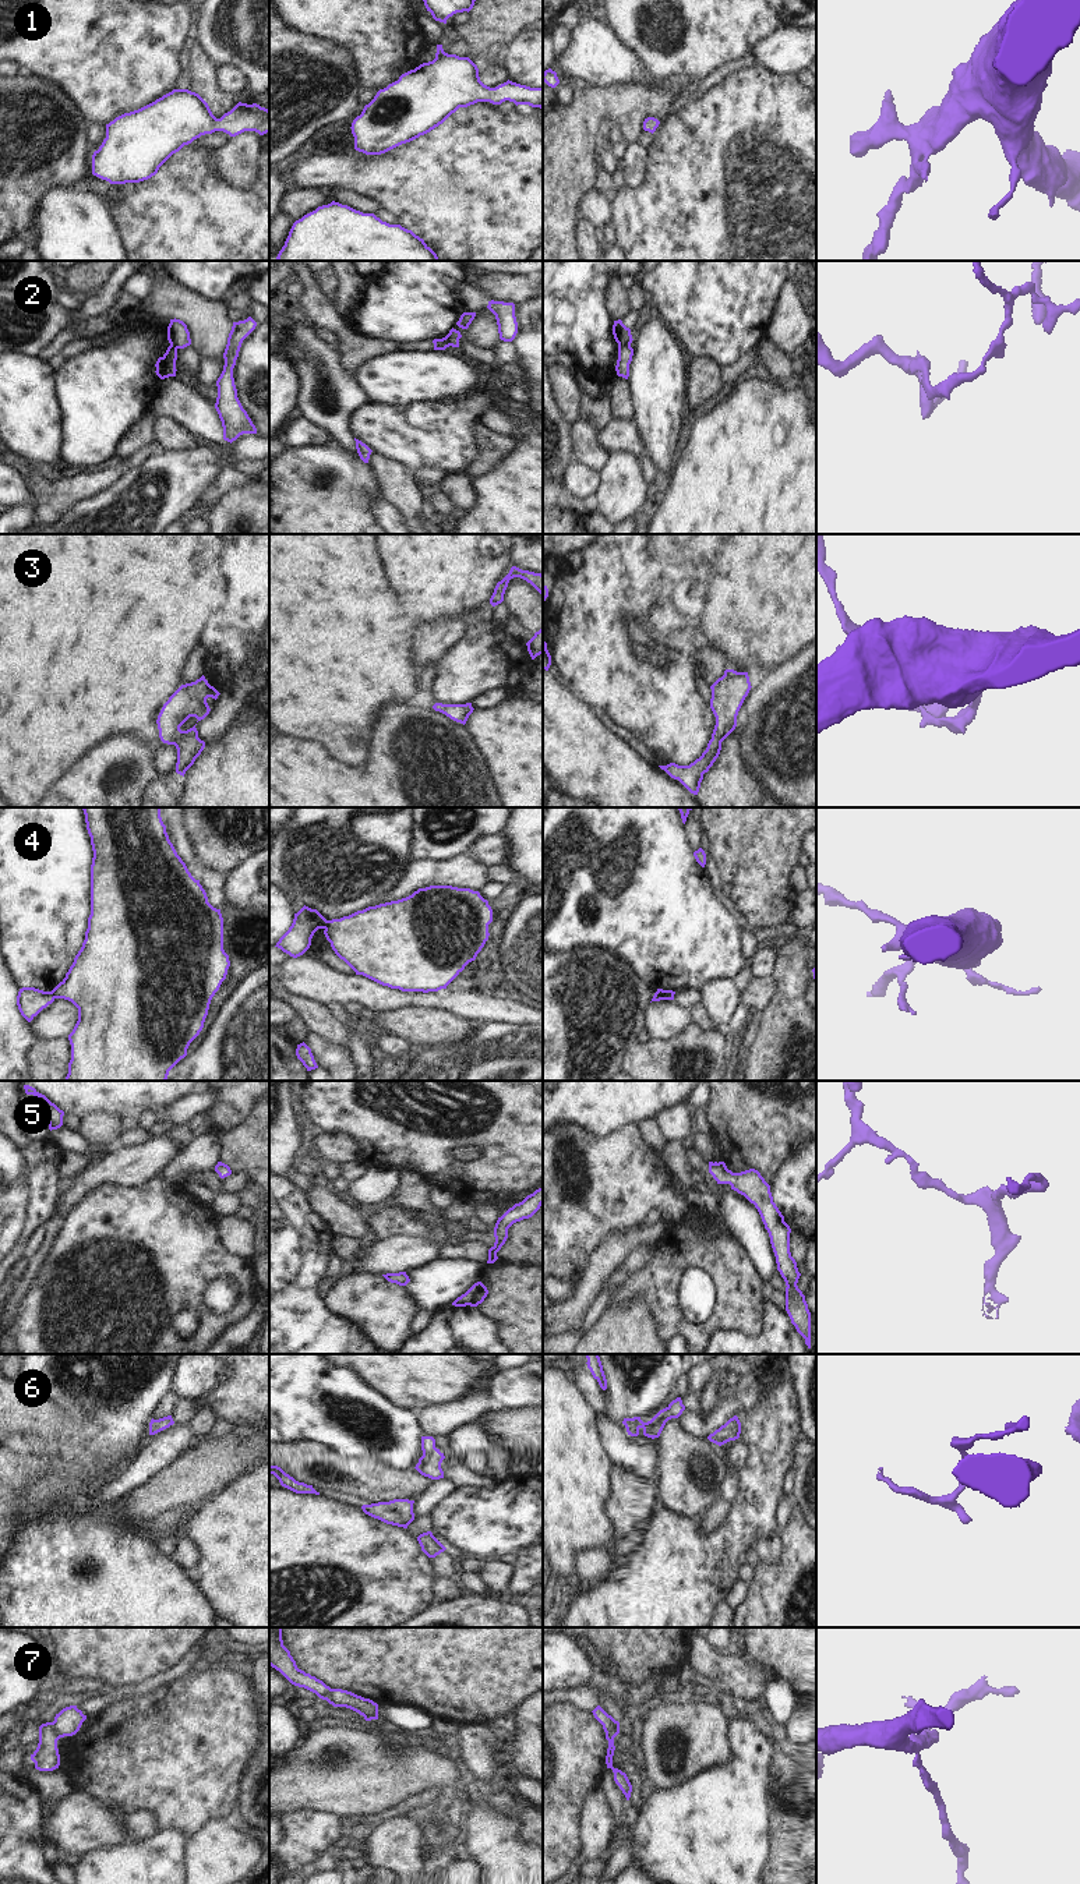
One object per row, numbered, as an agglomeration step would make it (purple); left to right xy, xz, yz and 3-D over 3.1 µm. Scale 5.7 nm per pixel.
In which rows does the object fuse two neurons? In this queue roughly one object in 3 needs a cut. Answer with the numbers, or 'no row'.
2, 4, 7

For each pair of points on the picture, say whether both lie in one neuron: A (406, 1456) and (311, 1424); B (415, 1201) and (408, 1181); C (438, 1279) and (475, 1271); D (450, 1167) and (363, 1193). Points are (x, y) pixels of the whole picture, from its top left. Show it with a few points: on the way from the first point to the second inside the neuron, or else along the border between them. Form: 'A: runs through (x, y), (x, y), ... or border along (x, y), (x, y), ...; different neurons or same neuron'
A: runs through (392, 1420), (383, 1409), (362, 1398), (323, 1389); same neuron
B: runs through (415, 1197), (410, 1186); same neuron
C: runs through (447, 1279), (466, 1272); same neuron
D: border along (392, 1167), (401, 1170); different neurons

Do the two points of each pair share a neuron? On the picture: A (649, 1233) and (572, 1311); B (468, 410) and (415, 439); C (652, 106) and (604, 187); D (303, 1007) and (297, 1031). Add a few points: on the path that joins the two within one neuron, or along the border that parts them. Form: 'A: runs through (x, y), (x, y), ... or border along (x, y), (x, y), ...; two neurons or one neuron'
A: runs through (627, 1241), (596, 1272), (588, 1289); one neuron
B: runs through (455, 419), (437, 434), (427, 434); one neuron
C: border along (600, 144), (596, 148), (596, 179), (592, 187); two neurons
D: border along (297, 1017), (310, 1032); two neurons

